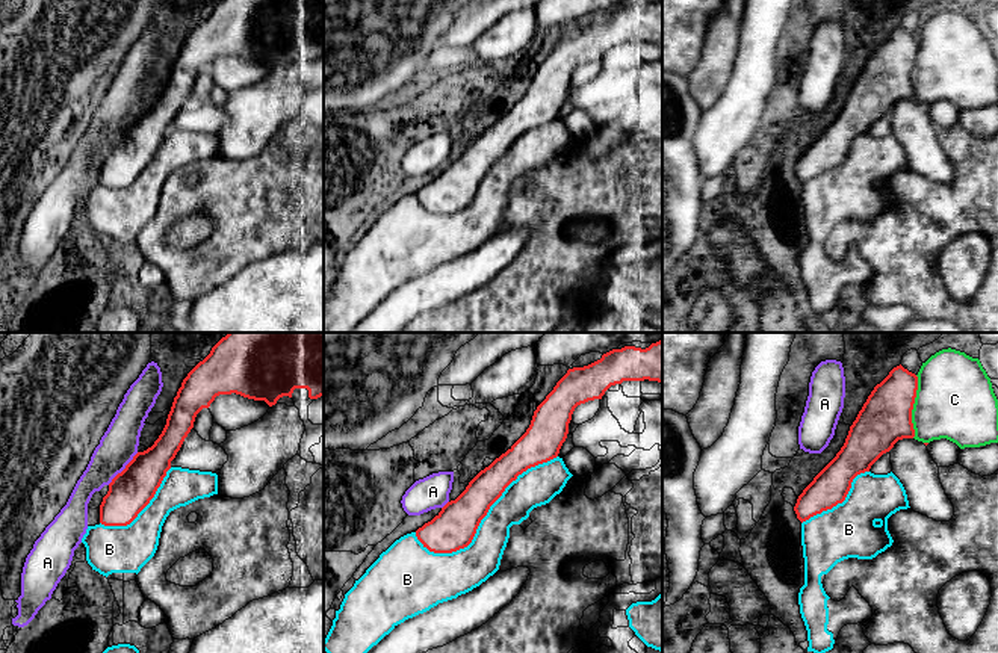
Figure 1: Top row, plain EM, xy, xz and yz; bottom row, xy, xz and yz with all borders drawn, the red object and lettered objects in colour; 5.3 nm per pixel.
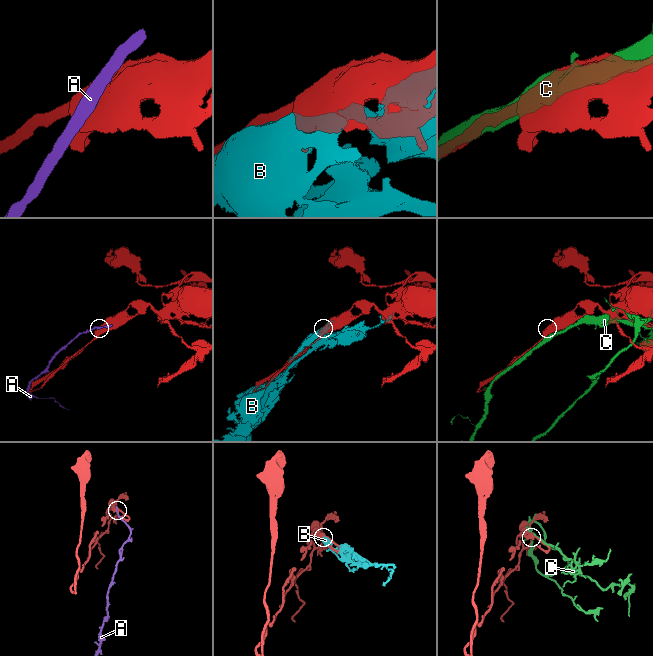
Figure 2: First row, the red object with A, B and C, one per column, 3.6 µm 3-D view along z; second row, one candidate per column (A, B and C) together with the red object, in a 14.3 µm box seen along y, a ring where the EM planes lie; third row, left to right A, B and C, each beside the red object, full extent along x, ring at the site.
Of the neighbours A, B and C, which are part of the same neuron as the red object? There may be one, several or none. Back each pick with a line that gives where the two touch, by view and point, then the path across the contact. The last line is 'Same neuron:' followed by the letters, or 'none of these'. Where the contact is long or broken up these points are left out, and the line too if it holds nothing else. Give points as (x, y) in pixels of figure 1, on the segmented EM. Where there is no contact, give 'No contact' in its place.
B: Touches red at xz (484, 516)
Same neuron: B

